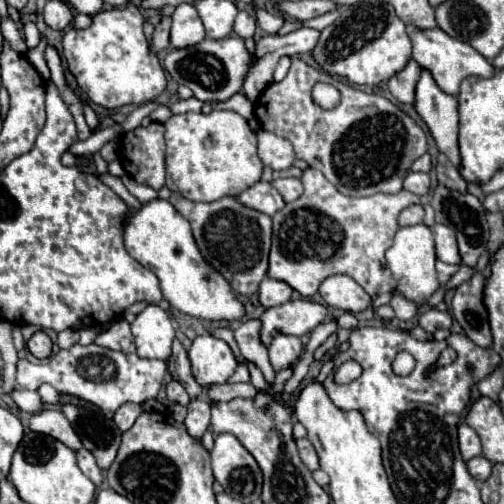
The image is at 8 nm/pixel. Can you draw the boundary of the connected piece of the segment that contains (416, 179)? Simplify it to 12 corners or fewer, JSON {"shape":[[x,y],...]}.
{"shape":[[408,173],[404,189],[426,195],[430,189],[428,173]]}

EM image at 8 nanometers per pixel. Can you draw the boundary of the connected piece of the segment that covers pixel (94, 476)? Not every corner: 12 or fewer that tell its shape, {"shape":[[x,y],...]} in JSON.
{"shape":[[78,449],[80,471],[94,485],[102,483],[102,471],[88,449]]}

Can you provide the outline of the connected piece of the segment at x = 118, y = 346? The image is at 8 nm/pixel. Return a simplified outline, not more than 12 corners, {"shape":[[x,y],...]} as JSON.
{"shape":[[114,321],[94,343],[120,353],[136,353],[130,325]]}

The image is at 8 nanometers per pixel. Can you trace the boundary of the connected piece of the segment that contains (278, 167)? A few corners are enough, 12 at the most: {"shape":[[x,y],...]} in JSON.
{"shape":[[258,129],[258,157],[274,171],[294,163],[288,139]]}

